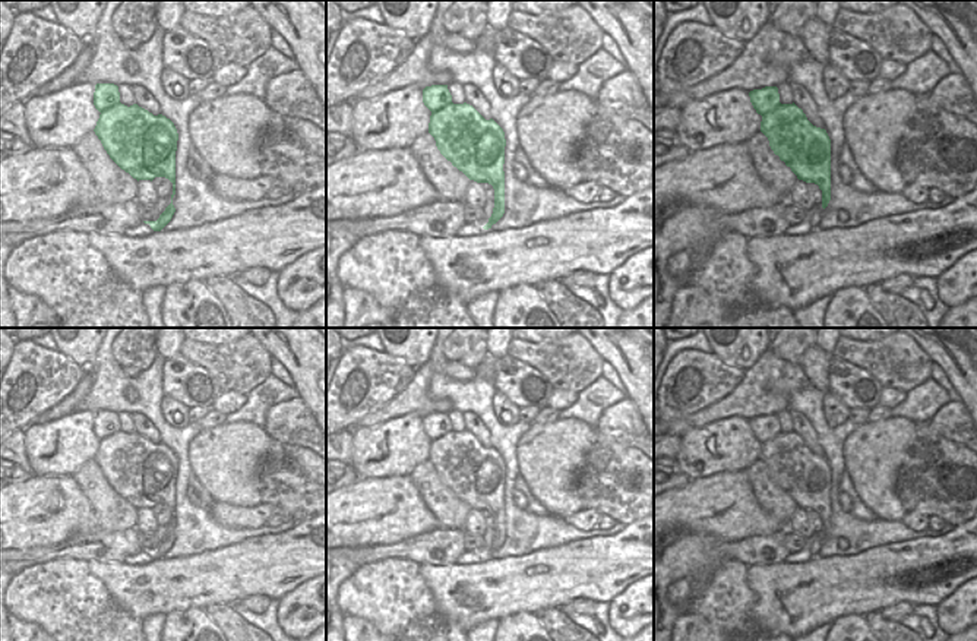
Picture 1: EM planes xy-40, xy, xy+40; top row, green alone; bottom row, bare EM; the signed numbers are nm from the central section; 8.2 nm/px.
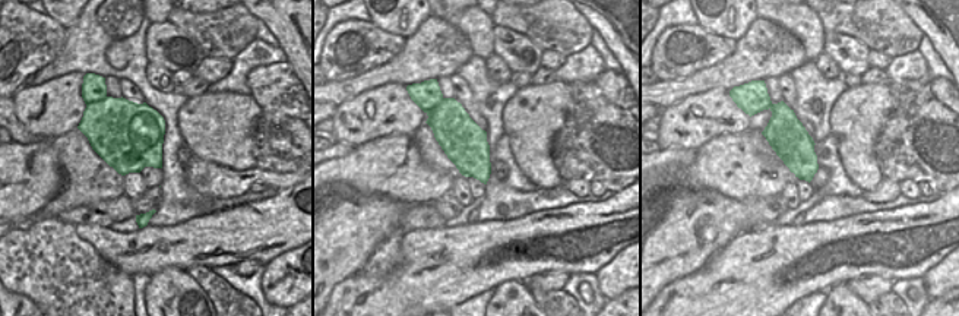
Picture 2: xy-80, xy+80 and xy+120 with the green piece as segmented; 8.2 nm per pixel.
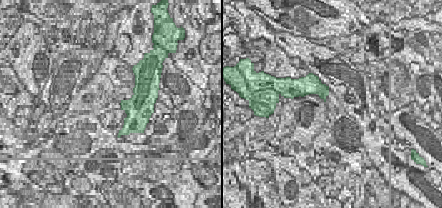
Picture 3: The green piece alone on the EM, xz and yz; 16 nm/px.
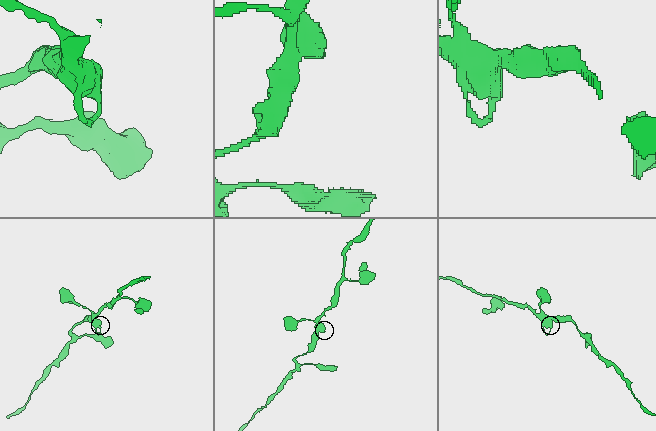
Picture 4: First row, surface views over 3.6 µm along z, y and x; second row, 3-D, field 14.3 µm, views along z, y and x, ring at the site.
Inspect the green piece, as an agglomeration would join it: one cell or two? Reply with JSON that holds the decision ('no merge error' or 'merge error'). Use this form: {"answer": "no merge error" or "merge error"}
{"answer": "no merge error"}

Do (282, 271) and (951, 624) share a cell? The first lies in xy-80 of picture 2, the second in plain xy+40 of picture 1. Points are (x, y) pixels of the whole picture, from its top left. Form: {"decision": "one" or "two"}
{"decision": "one"}

